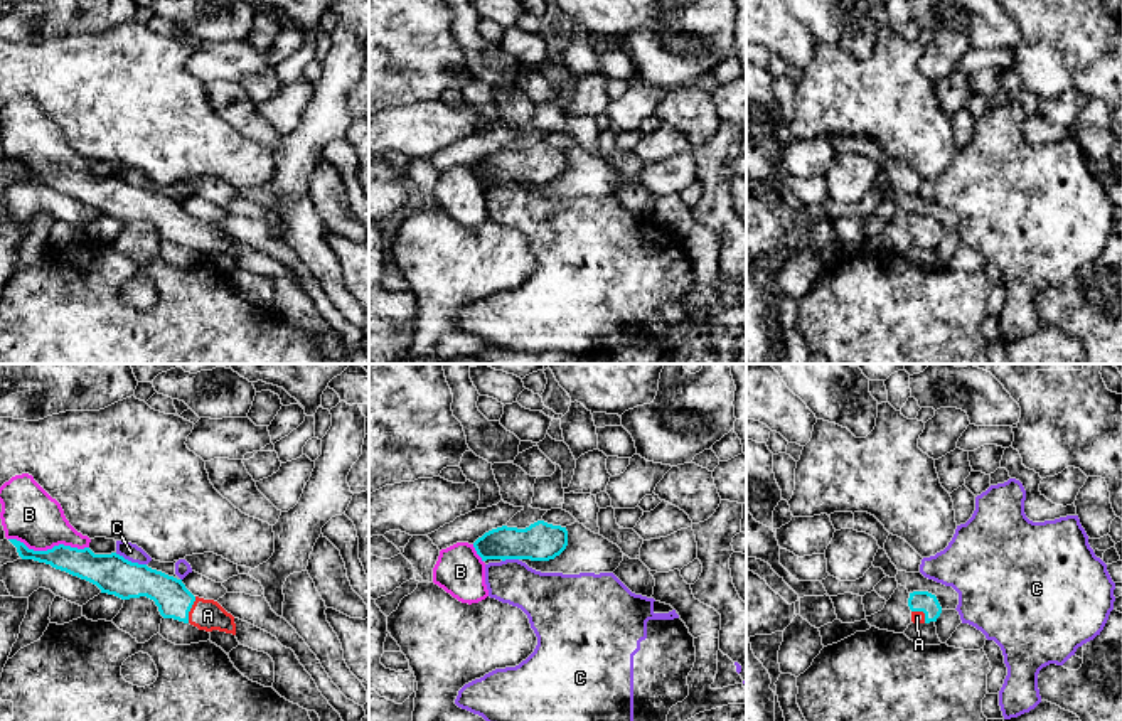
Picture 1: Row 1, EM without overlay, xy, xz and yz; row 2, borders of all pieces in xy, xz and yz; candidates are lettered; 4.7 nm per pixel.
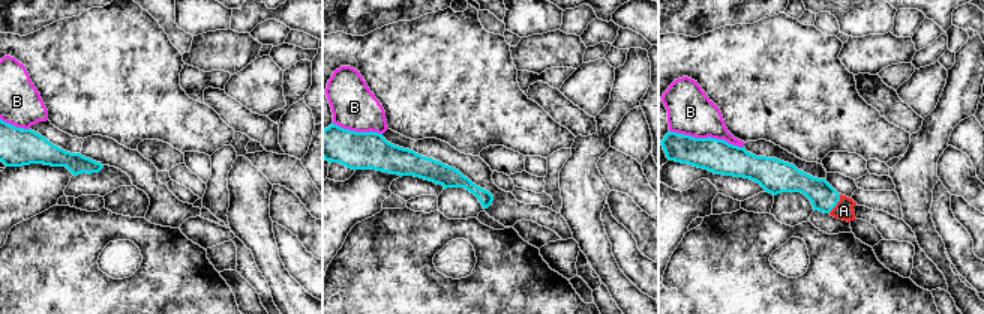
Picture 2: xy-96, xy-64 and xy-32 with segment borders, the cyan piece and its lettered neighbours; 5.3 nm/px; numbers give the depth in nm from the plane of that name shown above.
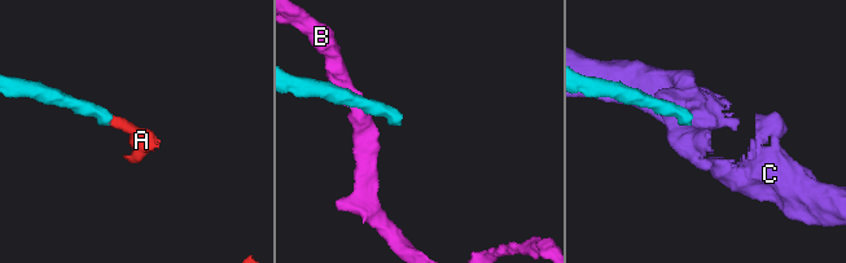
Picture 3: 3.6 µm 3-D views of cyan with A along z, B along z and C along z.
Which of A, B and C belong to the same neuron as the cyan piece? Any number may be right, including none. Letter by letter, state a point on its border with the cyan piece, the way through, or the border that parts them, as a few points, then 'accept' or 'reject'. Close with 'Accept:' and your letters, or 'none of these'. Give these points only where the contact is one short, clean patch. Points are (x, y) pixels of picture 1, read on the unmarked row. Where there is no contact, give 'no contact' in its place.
A: meets cyan in xy at (189, 233); runs through xy (174, 223), (189, 233), (208, 238); accept
B: meets cyan in xy at (49, 172); reject
C: meets cyan in xy at (130, 184); border along xy (115, 176), (145, 187); reject
Accept: A

